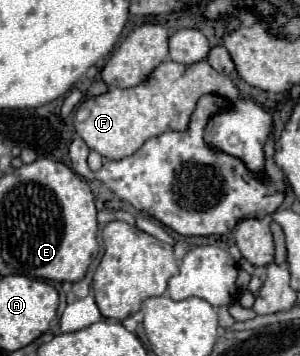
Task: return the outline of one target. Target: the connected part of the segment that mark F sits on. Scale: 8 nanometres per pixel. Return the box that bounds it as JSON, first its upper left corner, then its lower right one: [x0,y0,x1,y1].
[74,61,240,159]

